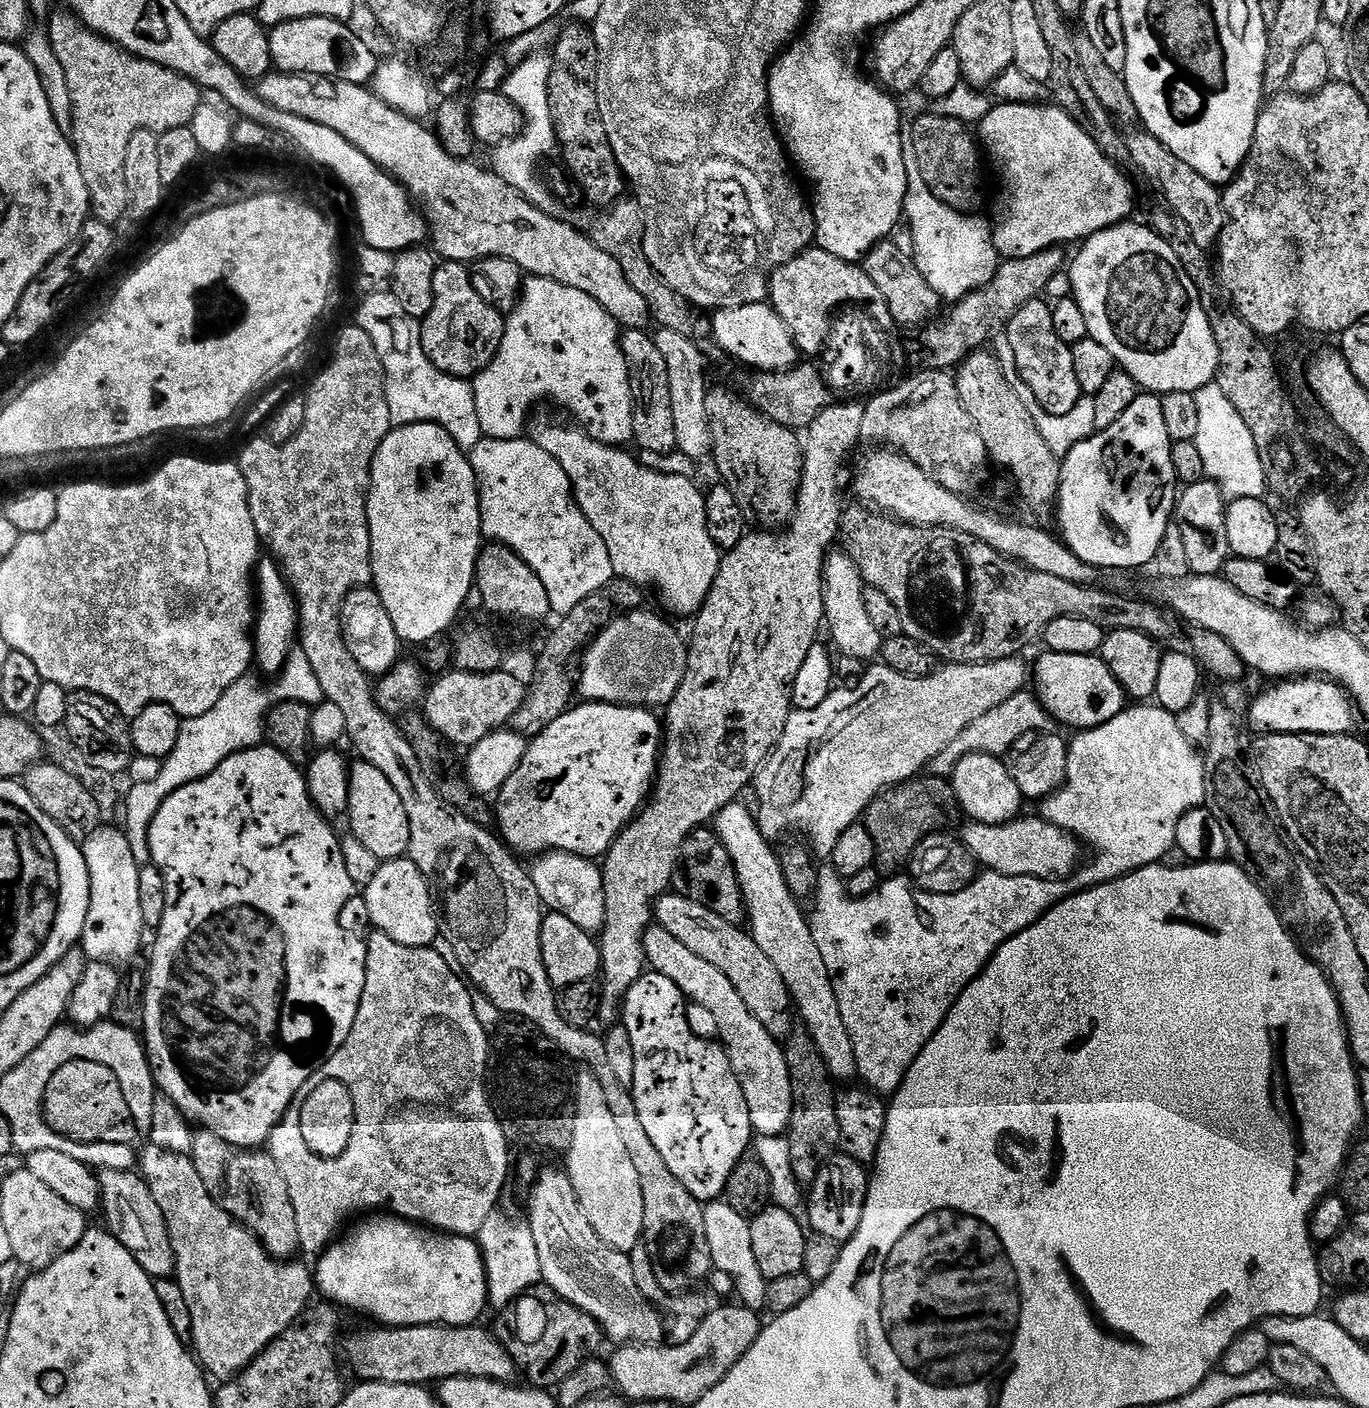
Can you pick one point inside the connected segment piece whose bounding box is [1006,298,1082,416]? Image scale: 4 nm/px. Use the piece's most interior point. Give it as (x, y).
(1045, 363)

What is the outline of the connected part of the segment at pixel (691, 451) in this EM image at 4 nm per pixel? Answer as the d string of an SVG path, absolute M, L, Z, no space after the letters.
M660 328L657 333L654 339L659 353L666 360L666 374L670 374L670 407L674 410L674 431L678 437L676 452L692 460L707 461L712 454L712 435L706 414L710 381L704 377L705 353L697 341L686 338L686 334L678 334L678 330Z

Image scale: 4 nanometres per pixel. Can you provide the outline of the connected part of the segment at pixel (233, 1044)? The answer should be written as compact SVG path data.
M265 742L258 748L226 758L226 762L206 778L174 790L174 794L162 802L162 810L154 814L154 822L150 822L151 863L156 865L162 878L166 878L166 915L162 917L160 927L155 929L152 965L146 968L142 1043L159 1095L169 1100L193 1125L214 1133L236 1148L256 1150L267 1145L272 1131L304 1092L306 1082L344 1045L346 1038L350 1038L362 990L366 986L367 943L356 936L348 936L347 930L340 925L340 915L351 902L352 895L355 892L357 895L358 886L354 878L350 878L346 862L342 862L341 837L336 836L335 830L328 825L328 820L347 817L350 806L350 760L340 751L339 747L317 751L306 765L307 784L300 773L303 771L290 762L288 755Z

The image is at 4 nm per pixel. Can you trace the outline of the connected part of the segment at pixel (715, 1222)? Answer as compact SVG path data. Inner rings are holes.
M709 1201L704 1210L706 1238L710 1245L713 1269L726 1272L735 1282L735 1295L739 1303L752 1311L760 1312L767 1307L768 1281L755 1261L751 1241L751 1221L740 1214L727 1201Z

